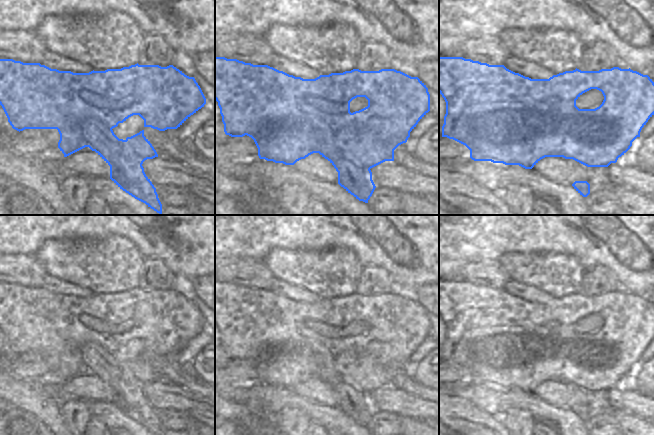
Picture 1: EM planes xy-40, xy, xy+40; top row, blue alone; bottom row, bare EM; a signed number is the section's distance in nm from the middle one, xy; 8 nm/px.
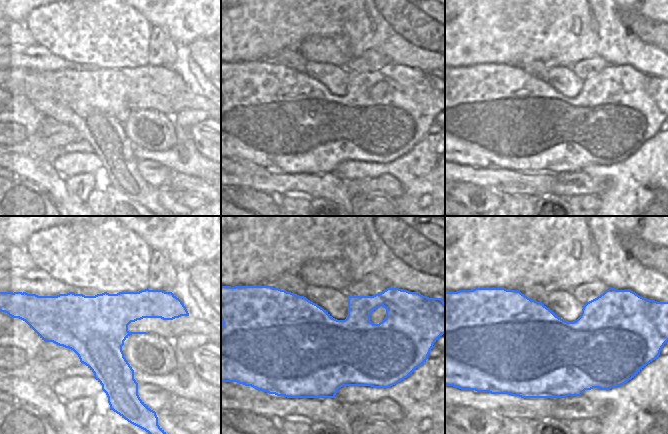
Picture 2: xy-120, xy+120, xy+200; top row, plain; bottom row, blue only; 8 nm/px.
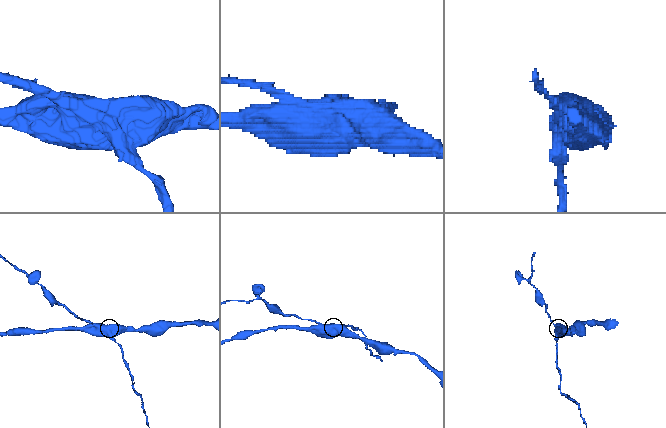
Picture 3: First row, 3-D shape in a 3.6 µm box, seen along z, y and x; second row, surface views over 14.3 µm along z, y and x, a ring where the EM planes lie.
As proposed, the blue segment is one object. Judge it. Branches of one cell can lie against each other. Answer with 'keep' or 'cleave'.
cleave

